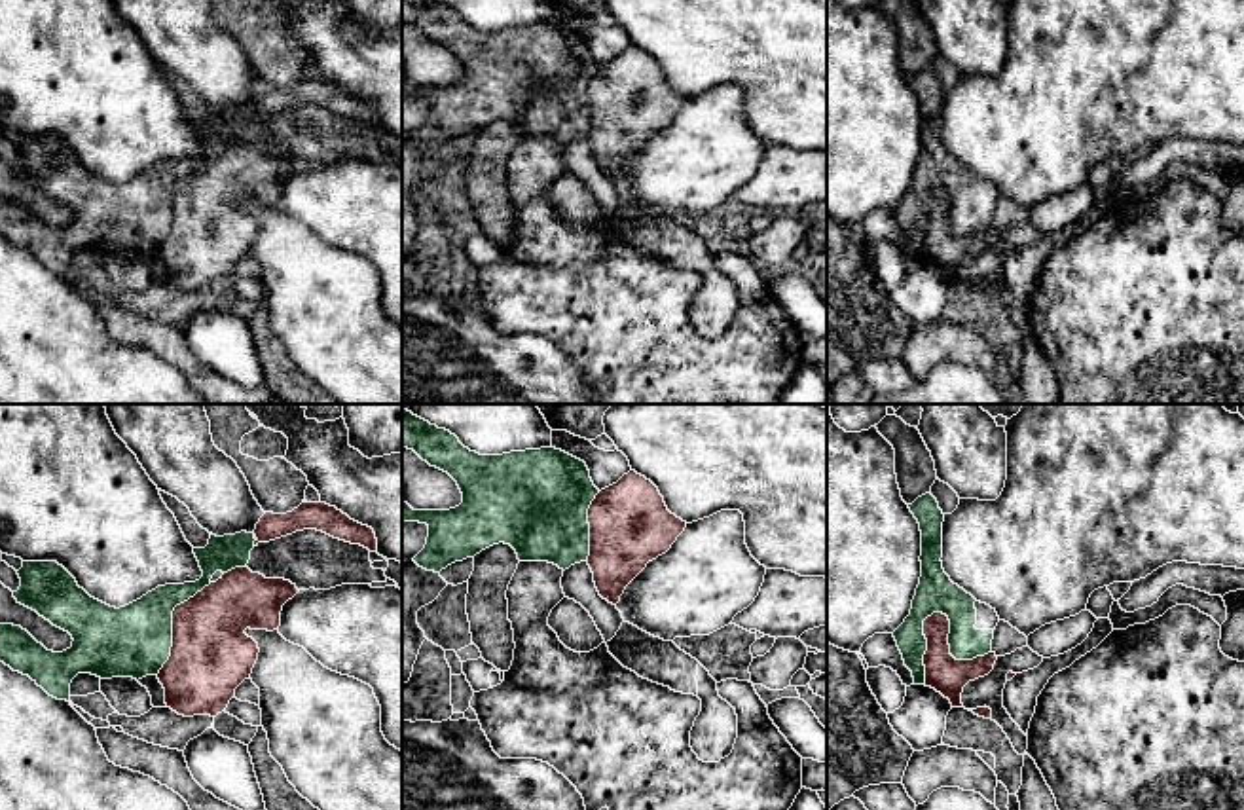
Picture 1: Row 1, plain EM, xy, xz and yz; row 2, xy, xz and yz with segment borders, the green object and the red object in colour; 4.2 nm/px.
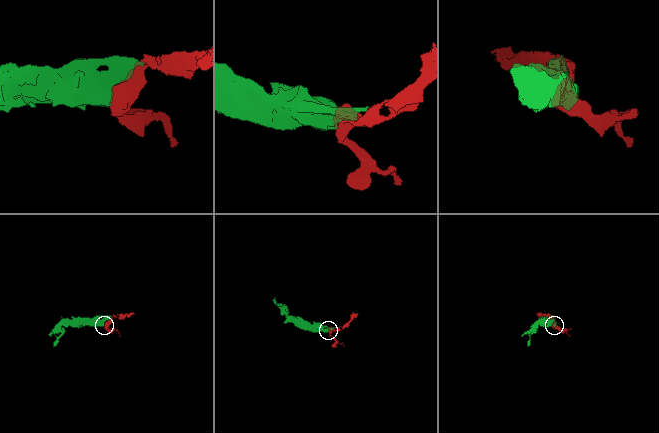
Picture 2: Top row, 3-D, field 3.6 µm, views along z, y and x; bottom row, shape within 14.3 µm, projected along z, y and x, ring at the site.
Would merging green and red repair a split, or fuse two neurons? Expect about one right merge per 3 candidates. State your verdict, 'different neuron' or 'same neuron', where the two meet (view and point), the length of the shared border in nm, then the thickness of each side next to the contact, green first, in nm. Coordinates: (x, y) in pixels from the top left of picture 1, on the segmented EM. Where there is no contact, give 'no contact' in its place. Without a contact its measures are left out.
different neuron; meets green in yz at (941, 611); contact 320 nm long; 160 nm thick on the green side, 150 nm on the other

